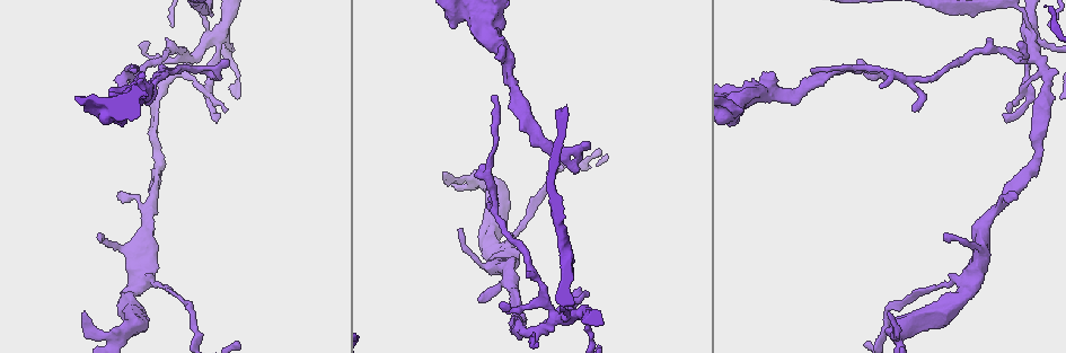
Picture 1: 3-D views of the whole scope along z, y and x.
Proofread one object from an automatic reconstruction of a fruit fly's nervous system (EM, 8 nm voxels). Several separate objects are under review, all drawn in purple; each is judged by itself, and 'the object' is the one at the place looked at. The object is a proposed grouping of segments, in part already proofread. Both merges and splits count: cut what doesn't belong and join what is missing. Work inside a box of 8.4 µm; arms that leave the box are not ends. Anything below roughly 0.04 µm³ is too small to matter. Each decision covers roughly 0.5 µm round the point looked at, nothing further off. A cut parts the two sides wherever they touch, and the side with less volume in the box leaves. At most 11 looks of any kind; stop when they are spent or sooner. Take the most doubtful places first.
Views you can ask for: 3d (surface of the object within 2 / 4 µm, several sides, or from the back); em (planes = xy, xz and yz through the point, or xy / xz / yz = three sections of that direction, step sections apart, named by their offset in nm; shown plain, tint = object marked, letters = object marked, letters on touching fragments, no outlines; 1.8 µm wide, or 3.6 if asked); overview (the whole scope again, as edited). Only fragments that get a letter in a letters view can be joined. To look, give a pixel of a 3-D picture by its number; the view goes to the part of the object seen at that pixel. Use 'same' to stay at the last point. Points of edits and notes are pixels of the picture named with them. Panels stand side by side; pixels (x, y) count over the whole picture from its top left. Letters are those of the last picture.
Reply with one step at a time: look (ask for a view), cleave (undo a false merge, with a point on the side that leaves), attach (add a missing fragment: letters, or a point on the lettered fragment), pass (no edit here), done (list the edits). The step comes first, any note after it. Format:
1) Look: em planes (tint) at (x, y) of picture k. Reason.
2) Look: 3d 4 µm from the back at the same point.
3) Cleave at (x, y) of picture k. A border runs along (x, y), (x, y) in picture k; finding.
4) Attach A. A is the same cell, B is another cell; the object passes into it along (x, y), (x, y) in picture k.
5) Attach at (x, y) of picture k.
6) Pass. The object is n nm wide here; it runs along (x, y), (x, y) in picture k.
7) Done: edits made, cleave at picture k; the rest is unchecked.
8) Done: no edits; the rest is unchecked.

Look: 3d 4 µm at (208, 36) of picture 1. Sharp bend.

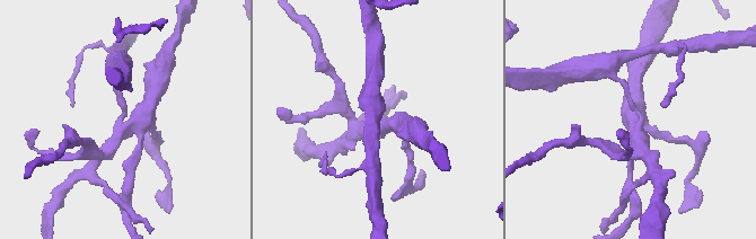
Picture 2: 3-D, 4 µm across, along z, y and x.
Look: em xy step 8 (tint) at (131, 125) of picture 2.

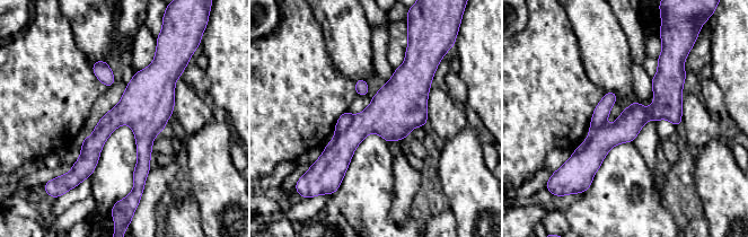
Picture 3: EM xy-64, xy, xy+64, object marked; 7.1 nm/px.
Look: em planes (letters) at the same point.

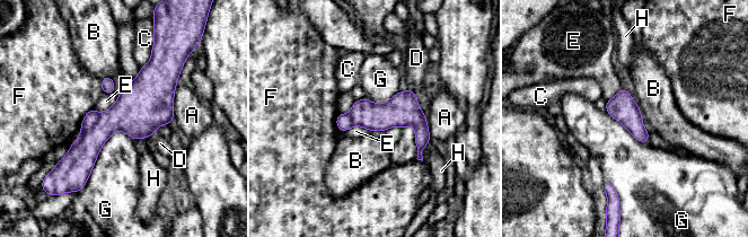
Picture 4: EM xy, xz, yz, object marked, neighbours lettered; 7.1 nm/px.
Cleave at (91, 116) of picture 4. A, B, C, D, E, F, G and H are other cells; a border runs along (99, 114), (96, 122), (81, 132) in picture 4; a second neuron is stuck on.

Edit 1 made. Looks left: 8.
Look: 3d 4 µm at (576, 169) of picture 1. Branch stops here.

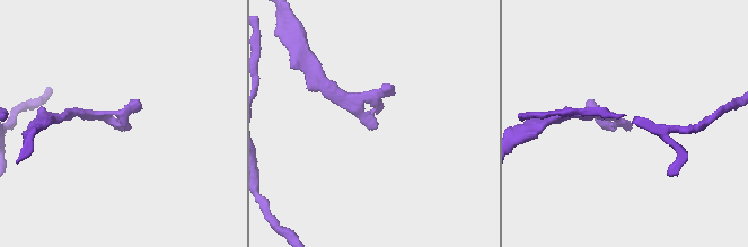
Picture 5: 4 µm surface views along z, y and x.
Look: em 3.6 µm xz step 16 (tint) at (629, 127) of picture 5. Need the tissue.

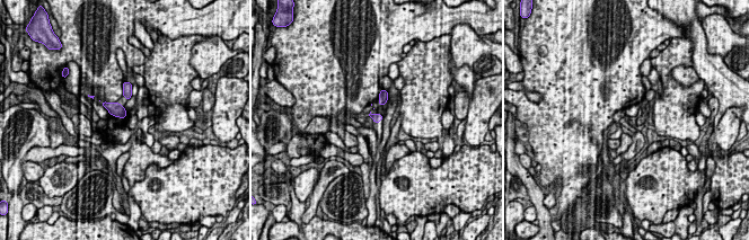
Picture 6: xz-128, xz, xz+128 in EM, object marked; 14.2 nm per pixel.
Look: em 3.6 µm planes (letters) at the same point. Cut it another way.

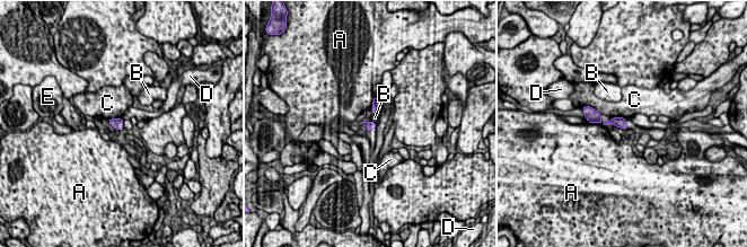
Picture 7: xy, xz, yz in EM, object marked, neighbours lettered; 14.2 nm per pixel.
Pass. The object is 130 nm wide here; A, B, C, D and E are other cells; no lettered fragment goes on from it.

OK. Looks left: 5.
Look: 3d 2 µm at (453, 25) of picture 1. Branch stops here.

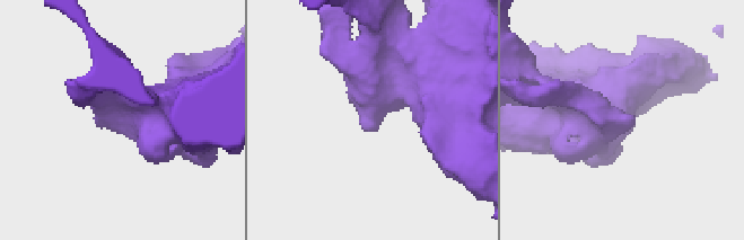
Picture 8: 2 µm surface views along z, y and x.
Look: em planes (letters) at (113, 112) of picture 8. Shape alone is not enough.

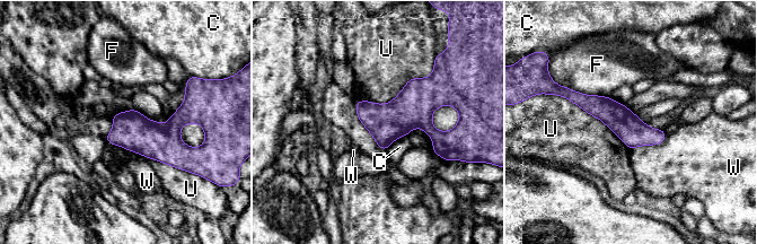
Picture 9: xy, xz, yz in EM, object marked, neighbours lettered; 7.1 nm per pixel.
Pass. The object is 200 nm wide here; C, F, U and W are other cells; no lettered fragment goes on from it.

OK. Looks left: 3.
Look: 3d 4 µm from the back at (1010, 112) of picture 1. Thin end.

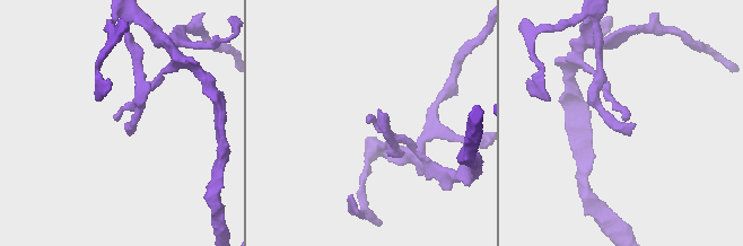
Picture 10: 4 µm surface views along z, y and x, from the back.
Look: em xz step 4 (letters) at (627, 119) of picture 10. Need the tissue.

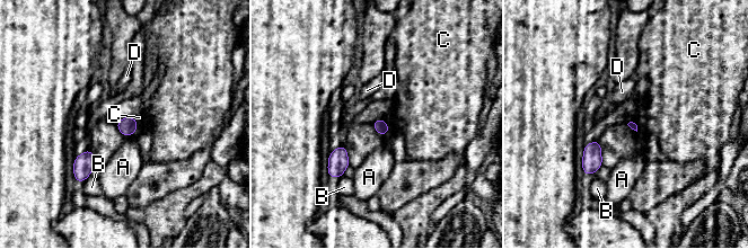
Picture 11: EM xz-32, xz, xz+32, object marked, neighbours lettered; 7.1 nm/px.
Pass. A, B, C and D are other cells; a border runs along (381, 117), (389, 131) in picture 11; none of them fits.

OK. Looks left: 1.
Done: edits made, cleave at picture 4; the rest is unchecked.

